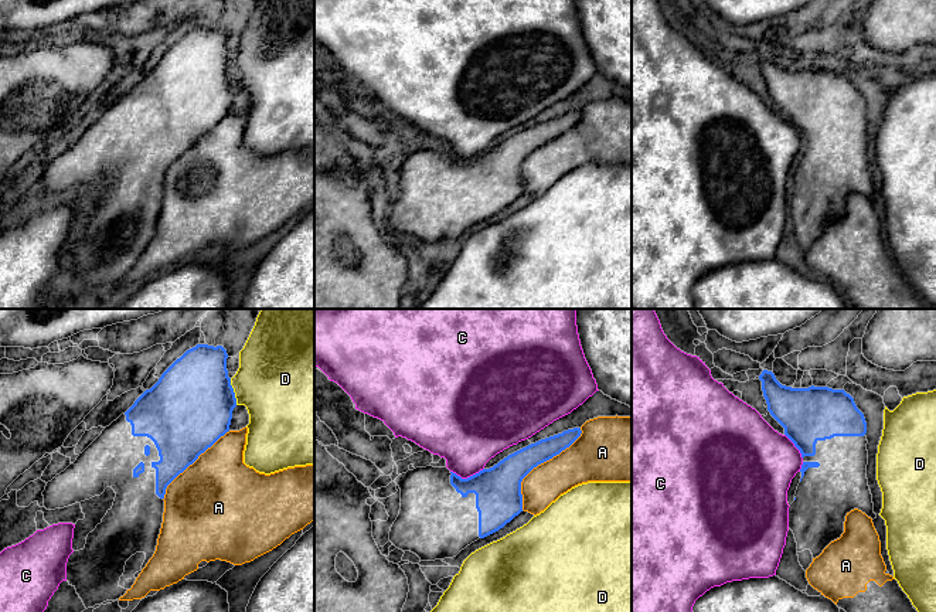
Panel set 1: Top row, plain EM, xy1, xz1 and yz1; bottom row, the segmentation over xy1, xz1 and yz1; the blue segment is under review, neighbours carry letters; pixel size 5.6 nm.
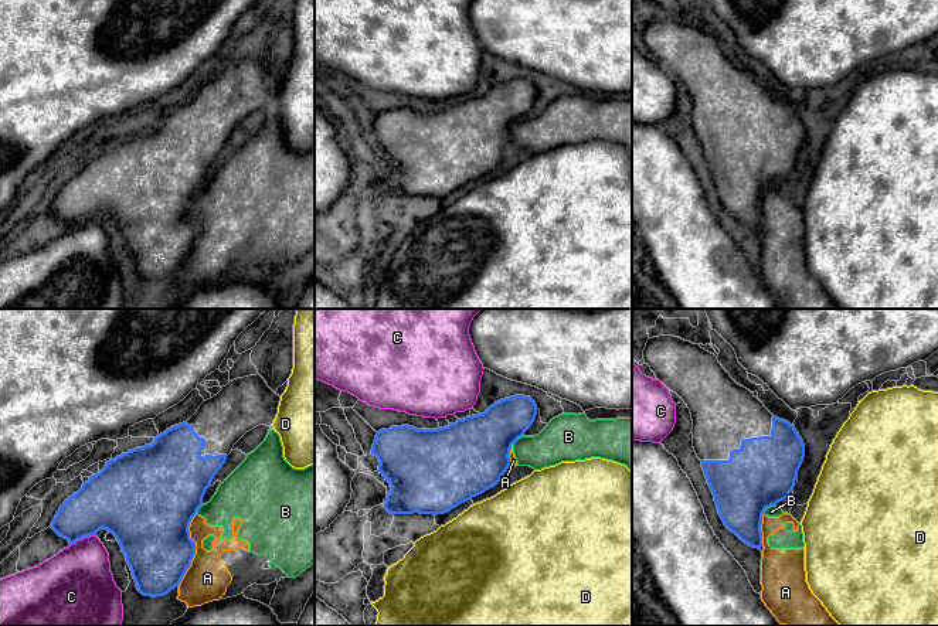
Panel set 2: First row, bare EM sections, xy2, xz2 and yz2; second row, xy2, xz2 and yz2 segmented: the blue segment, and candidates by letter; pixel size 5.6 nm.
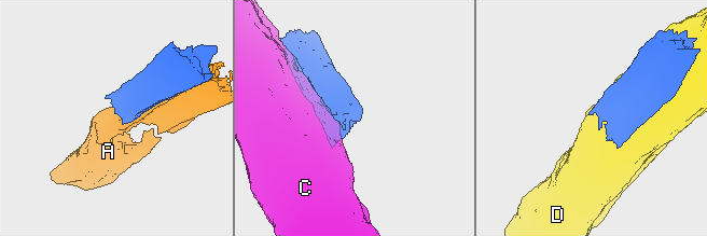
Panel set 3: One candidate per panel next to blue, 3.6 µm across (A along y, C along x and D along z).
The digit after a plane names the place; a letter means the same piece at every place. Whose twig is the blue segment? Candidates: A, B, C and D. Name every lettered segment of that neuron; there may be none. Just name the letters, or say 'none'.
none

